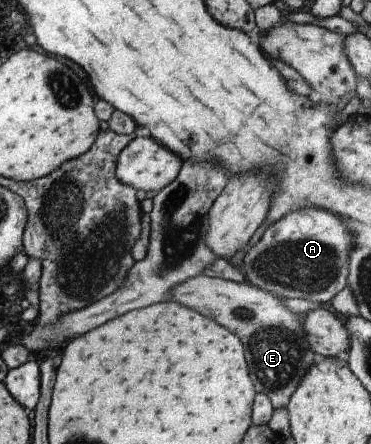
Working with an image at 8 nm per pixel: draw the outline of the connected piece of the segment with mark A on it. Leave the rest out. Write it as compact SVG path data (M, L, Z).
M315 207L288 212L264 231L258 242L245 249L242 271L248 283L268 291L277 298L298 297L329 306L329 301L347 287L347 254L352 249L351 231L336 214Z

